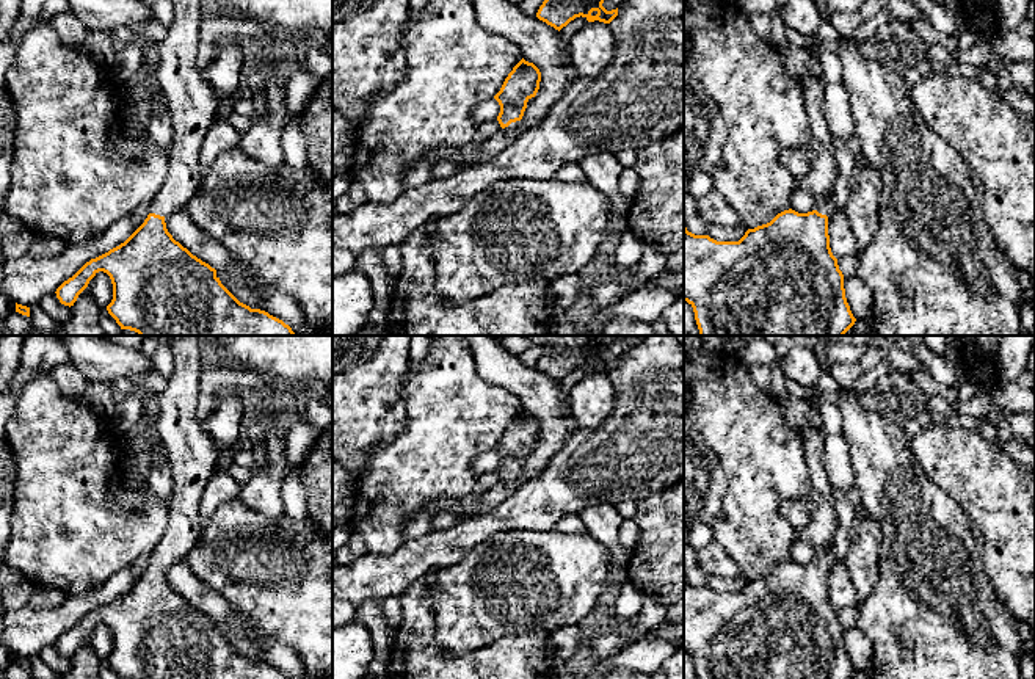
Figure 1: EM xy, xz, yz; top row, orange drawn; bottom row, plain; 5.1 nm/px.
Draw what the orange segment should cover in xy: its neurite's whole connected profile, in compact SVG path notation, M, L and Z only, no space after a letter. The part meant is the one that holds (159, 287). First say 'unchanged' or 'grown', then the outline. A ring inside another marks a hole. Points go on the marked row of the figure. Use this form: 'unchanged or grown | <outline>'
grown | M172 0L174 17L168 34L157 47L160 63L155 80L166 96L172 119L169 171L149 204L144 223L119 246L86 262L56 289L64 306L74 306L89 281L104 271L113 284L108 314L121 329L140 336L296 336L289 325L260 309L240 303L220 281L216 270L193 256L172 238L165 218L182 210L201 183L199 155L207 130L218 119L218 94L196 67L199 25L204 16L201 0Z

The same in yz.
grown | M831 193L814 198L812 212L784 210L739 241L695 235L684 221L684 301L693 307L699 336L844 336L855 325L830 248L828 216L839 209Z

